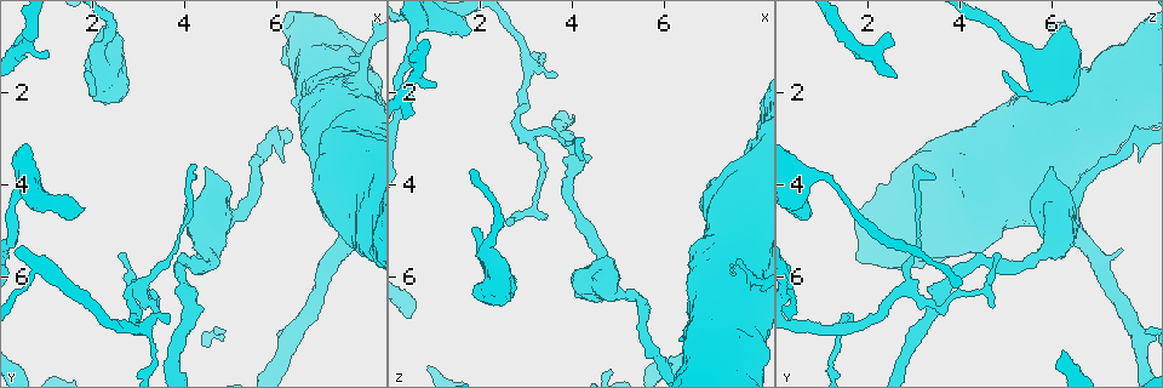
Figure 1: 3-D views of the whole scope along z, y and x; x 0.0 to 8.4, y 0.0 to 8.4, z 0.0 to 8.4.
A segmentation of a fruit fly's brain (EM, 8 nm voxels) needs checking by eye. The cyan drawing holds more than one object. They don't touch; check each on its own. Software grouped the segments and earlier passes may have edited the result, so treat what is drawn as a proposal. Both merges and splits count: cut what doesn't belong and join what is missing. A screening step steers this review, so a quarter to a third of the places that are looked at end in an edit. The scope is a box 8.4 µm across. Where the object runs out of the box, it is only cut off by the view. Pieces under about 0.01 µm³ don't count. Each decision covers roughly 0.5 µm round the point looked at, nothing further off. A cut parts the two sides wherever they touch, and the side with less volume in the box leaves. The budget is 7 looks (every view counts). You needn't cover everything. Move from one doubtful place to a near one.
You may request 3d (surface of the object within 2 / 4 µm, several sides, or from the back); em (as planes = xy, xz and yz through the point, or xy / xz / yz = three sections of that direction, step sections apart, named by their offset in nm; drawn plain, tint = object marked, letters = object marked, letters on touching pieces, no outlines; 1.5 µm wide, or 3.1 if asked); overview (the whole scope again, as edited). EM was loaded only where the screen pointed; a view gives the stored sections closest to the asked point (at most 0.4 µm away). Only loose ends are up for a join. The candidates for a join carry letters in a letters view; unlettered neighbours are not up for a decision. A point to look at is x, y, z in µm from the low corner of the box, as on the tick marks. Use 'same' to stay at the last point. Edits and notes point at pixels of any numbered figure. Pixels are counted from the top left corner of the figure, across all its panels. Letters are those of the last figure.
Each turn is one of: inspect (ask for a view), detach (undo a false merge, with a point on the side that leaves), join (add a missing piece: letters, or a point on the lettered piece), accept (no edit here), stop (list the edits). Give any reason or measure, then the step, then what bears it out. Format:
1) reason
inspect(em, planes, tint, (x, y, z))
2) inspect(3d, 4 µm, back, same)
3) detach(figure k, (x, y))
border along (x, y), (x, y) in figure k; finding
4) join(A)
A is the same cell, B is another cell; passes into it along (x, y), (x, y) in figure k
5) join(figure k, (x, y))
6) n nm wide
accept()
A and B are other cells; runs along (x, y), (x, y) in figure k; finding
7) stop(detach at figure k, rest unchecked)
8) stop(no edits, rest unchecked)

calibre changes
inspect(em, xy, step 8, tint, (3.55, 5.65, 2.90))

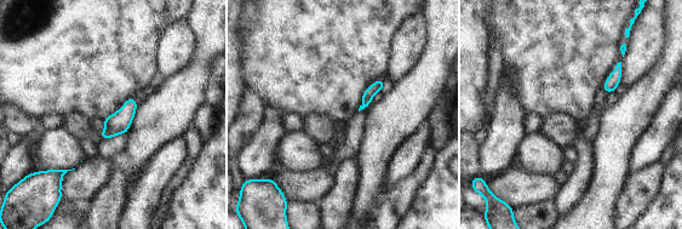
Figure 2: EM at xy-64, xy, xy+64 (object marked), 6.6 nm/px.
inspect(em, planes, tint, same)

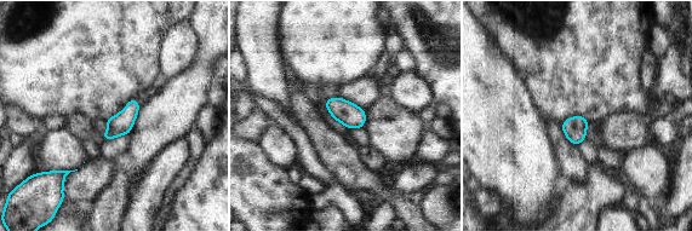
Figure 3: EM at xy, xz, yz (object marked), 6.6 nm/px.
inspect(em, planes, letters, same)

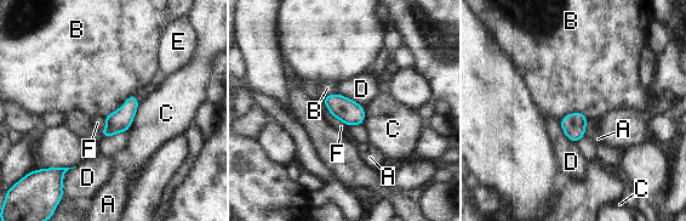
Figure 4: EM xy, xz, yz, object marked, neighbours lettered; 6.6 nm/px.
B touches over 260 nm
accept()
A, B, C, D, E and F are other cells; border along (135, 92), (104, 118) in figure 4; continuous, no second cell

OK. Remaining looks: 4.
an open end
inspect(em, yz, step 4, letters, (1.75, 4.50, 0.75))

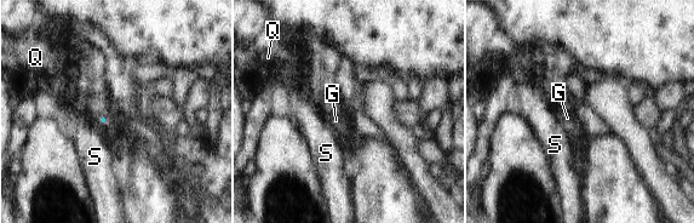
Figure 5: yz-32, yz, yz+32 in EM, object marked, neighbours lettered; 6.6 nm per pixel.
inspect(em, xy, step 4, letters, same)

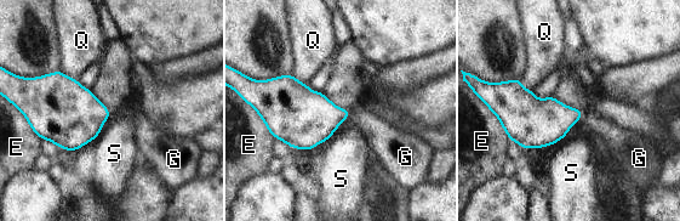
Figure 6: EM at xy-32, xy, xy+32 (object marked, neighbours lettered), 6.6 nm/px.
join(G)
G is the same cell, E, Q and S are other cells; passes into it along (312, 117), (349, 113), (378, 136) in figure 6; it goes on there

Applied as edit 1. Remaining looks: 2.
see it whole again
inspect(overview)

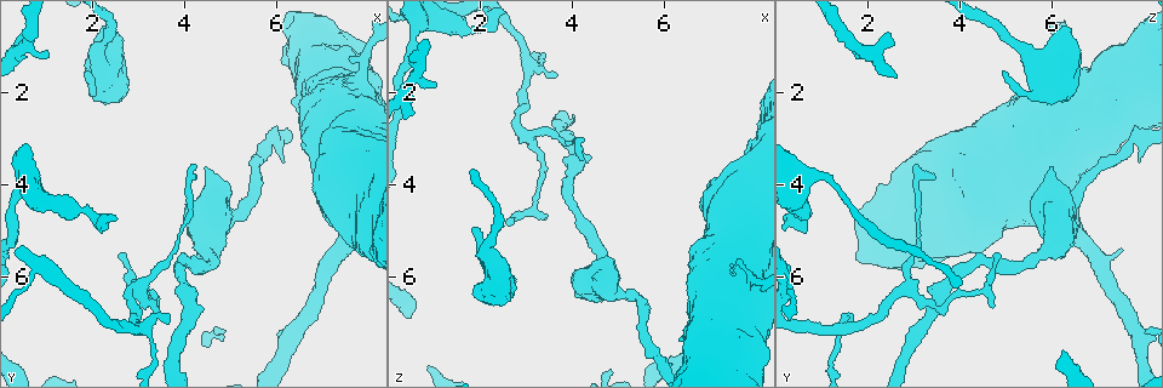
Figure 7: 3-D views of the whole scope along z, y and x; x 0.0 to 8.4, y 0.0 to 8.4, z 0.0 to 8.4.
an open end
inspect(em, planes, letters, (1.00, 1.20, 1.85))

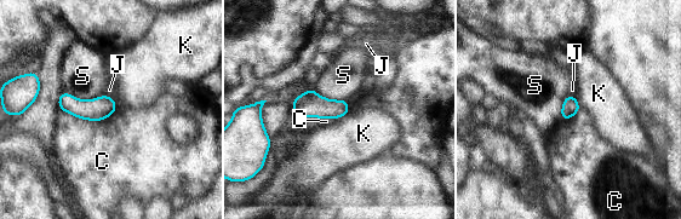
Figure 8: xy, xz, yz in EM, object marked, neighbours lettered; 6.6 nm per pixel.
110 nm wide
accept()
C, J, K and S are other cells; border along (59, 108), (90, 120), (114, 113) in figure 8; none of them fits

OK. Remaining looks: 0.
stop(join at figure 6, rest unchecked)

